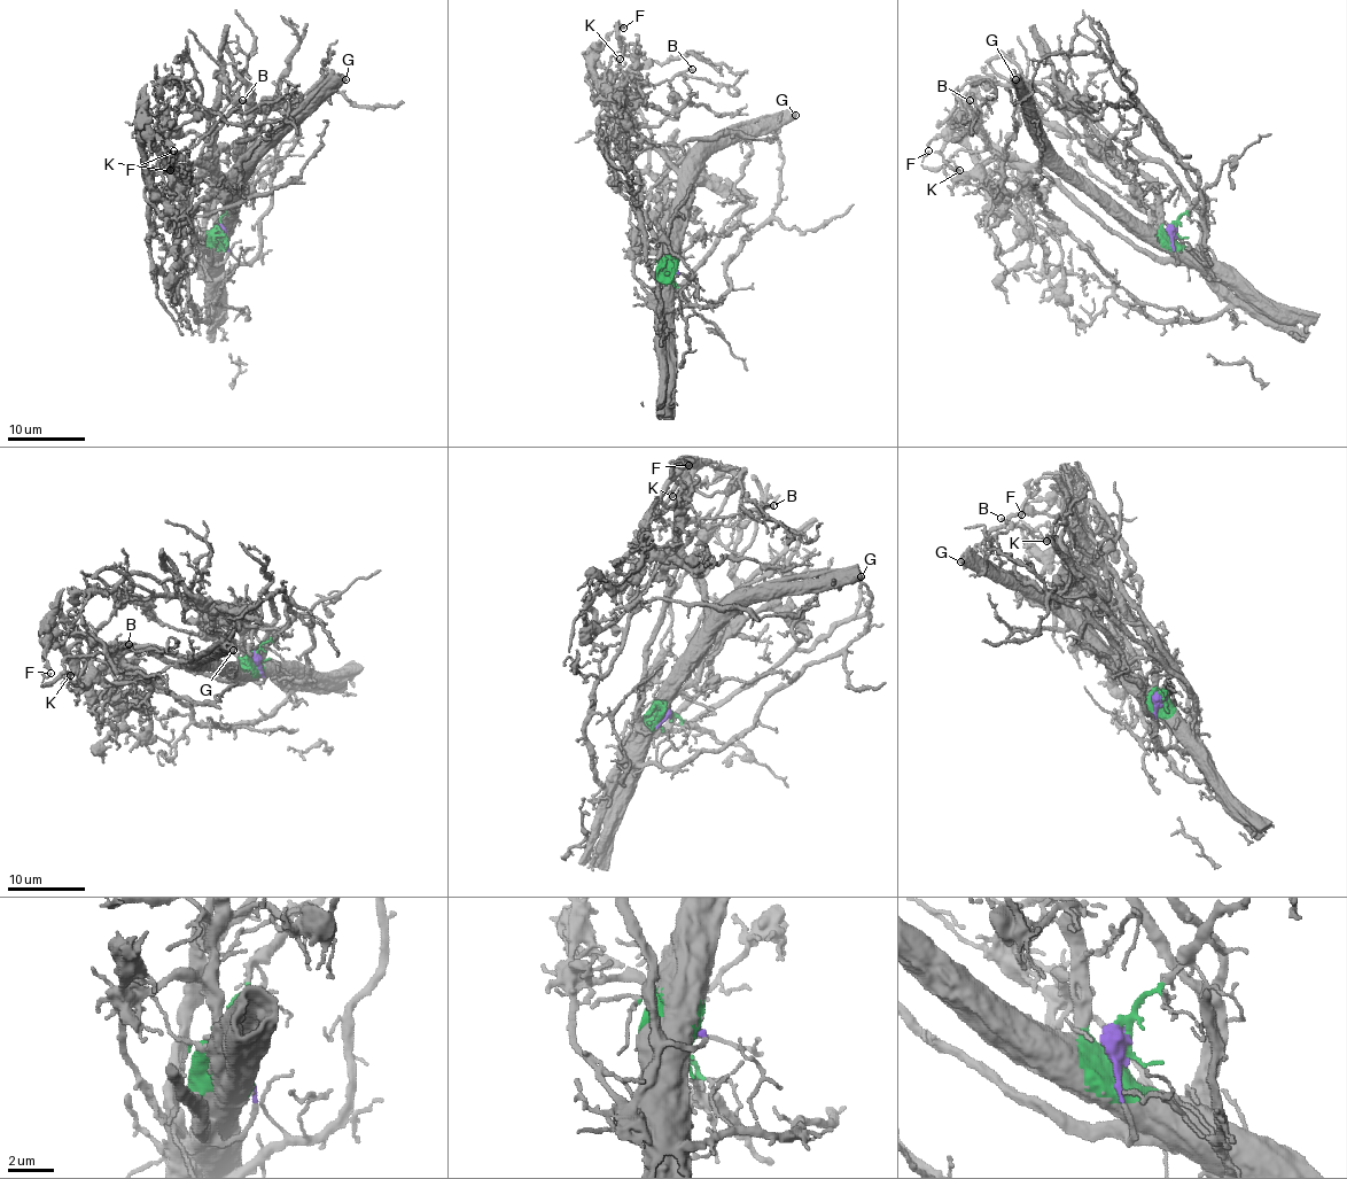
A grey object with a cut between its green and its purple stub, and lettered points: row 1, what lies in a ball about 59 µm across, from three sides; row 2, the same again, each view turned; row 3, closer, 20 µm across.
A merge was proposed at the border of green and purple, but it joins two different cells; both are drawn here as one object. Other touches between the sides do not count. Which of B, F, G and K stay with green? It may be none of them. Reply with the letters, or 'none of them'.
G

